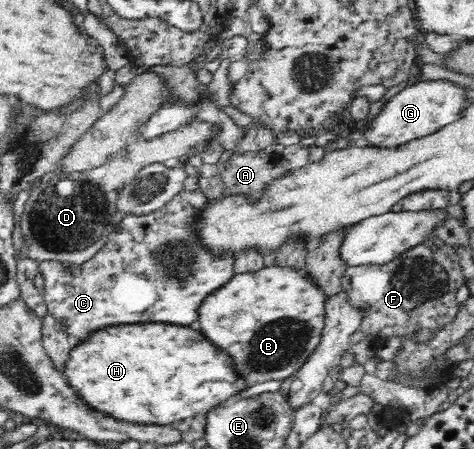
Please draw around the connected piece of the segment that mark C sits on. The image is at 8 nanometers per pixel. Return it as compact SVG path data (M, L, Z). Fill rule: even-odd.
M200 188L197 190L183 190L179 192L175 197L169 199L161 208L150 211L147 214L136 215L133 213L127 213L117 220L115 228L109 233L107 242L103 245L103 248L93 256L87 262L83 264L67 266L65 262L59 262L55 260L41 261L38 264L39 272L41 272L41 278L43 282L43 298L45 306L48 308L48 313L57 319L57 322L62 326L63 332L67 333L67 336L77 340L77 344L83 344L91 338L91 334L95 334L97 330L103 330L103 328L109 328L109 326L115 326L115 324L139 324L139 322L169 322L169 324L193 324L199 320L201 316L201 304L205 302L205 298L213 292L217 292L219 288L227 285L229 280L236 274L233 262L237 260L238 254L233 252L225 252L221 250L221 256L214 254L210 250L209 246L205 245L201 241L199 224L201 221L201 214L205 209L208 209L212 204L211 198L205 198L205 194L201 192Z

